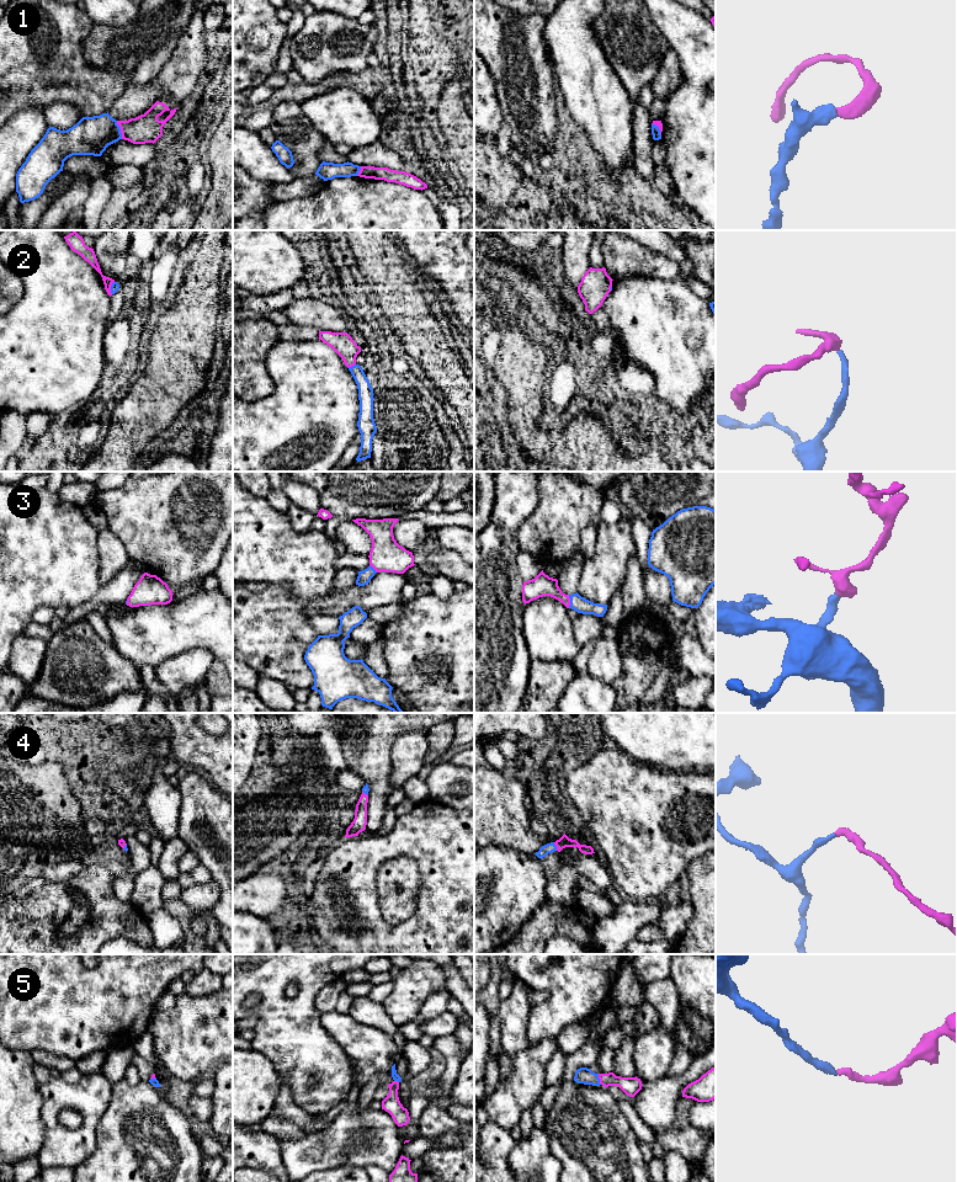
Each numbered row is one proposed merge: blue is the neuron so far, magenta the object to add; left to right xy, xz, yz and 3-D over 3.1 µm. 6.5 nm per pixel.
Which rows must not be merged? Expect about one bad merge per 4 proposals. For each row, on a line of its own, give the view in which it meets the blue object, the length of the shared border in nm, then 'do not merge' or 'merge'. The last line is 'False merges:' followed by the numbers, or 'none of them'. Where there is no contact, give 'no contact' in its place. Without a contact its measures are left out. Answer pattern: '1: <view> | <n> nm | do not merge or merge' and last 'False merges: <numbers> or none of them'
1: xy | 130 nm | merge
2: xz | 60 nm | merge
3: yz | 90 nm | merge
4: yz | 60 nm | merge
5: yz | 80 nm | merge
False merges: none of them

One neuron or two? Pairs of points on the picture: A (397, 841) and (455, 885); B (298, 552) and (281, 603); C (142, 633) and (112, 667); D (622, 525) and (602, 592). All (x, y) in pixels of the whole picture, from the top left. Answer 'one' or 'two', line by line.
A: one
B: two
C: two
D: one

